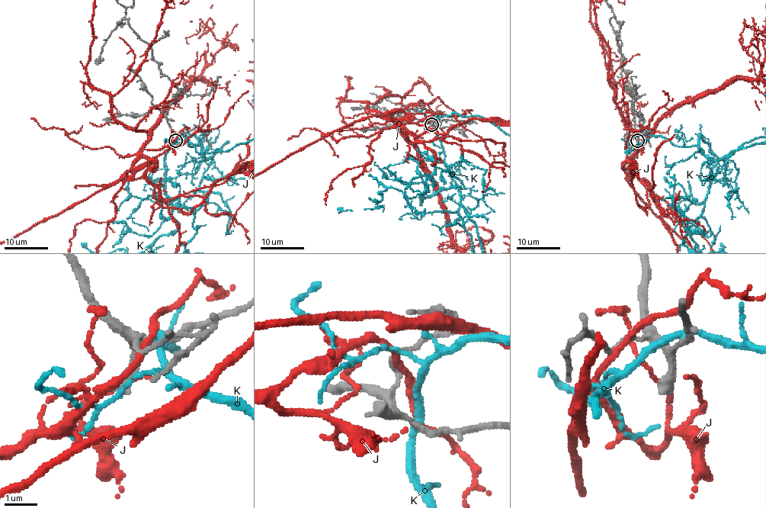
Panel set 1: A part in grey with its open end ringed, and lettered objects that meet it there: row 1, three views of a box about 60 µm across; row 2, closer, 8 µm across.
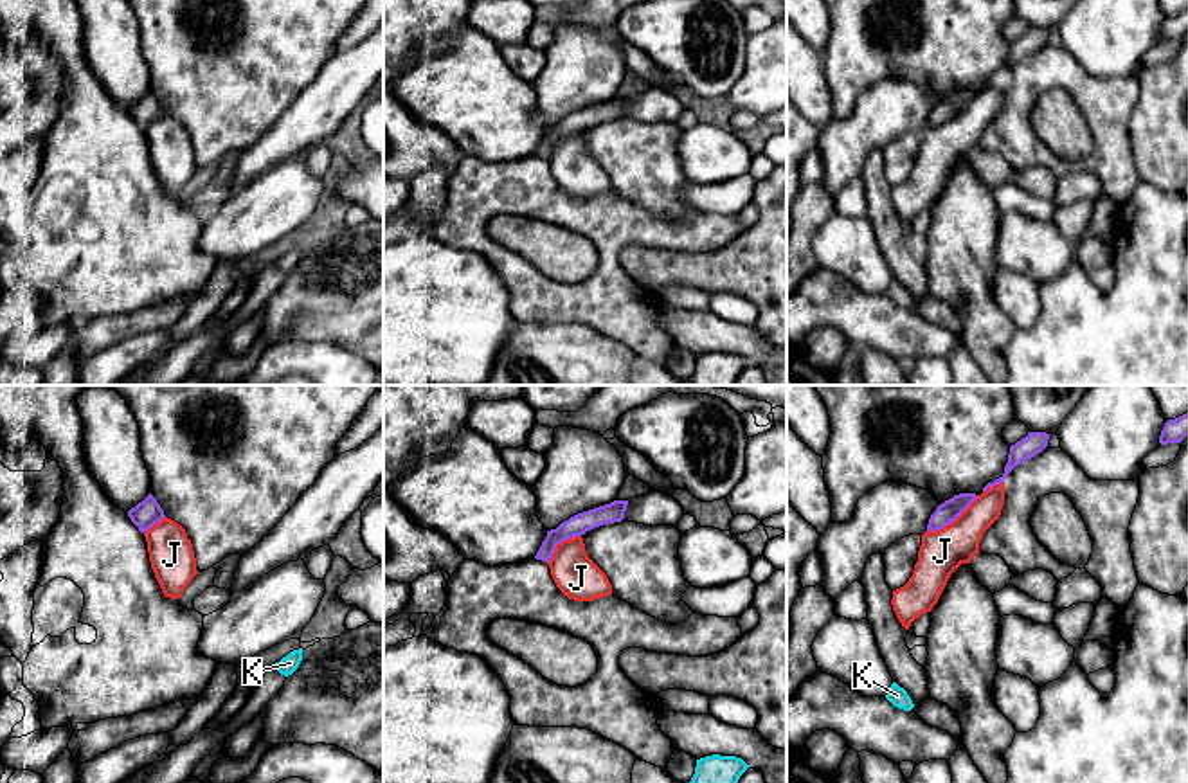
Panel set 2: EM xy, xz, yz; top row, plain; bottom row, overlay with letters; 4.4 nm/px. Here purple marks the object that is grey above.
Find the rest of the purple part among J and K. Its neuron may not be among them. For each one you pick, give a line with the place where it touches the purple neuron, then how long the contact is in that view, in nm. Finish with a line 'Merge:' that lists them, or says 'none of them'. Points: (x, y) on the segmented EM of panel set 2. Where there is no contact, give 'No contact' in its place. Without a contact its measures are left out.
Merge: none of them

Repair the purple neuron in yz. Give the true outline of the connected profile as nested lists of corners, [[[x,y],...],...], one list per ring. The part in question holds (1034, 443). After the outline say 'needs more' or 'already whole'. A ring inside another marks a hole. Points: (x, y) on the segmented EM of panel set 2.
[[[1028,432],[1026,437],[1022,437],[1021,441],[1017,441],[1015,445],[1010,446],[1010,454],[1008,454],[1008,463],[1004,466],[1004,473],[995,479],[994,482],[988,482],[983,491],[990,490],[995,484],[1004,482],[1004,479],[1008,477],[1008,473],[1021,463],[1035,457],[1037,454],[1040,454],[1046,446],[1048,446],[1048,439],[1049,434],[1046,432]]] | already whole

